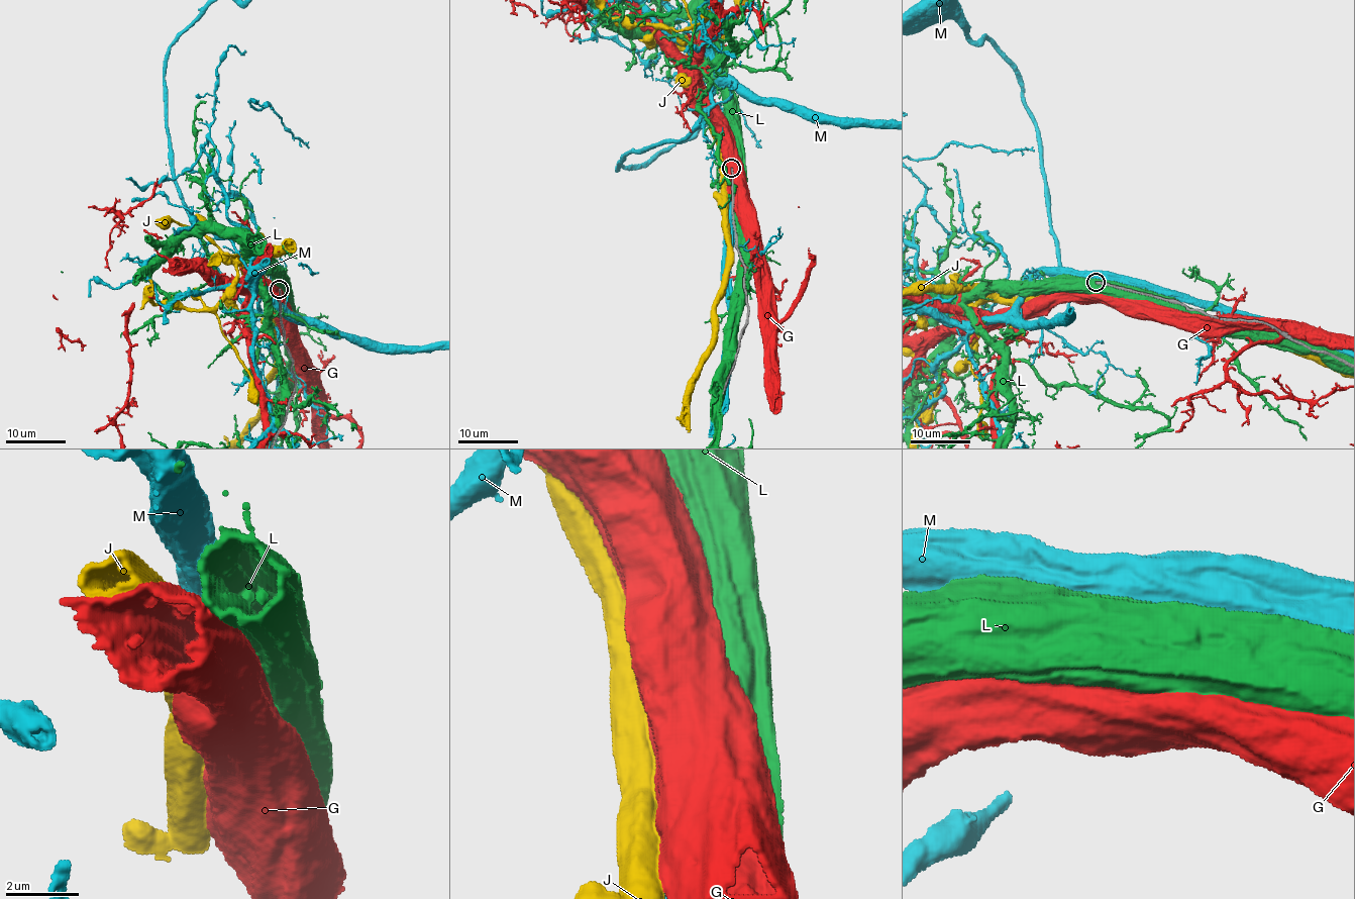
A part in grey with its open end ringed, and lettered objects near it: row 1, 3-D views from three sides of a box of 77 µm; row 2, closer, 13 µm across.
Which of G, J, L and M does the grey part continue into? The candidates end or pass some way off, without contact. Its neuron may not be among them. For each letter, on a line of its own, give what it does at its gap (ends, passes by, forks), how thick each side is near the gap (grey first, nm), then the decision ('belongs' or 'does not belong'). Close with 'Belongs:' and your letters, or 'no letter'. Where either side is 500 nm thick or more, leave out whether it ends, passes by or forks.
G: calibres 200 and 750 nm; does not belong
J: calibres 200 and 700 nm; does not belong
L: calibres 200 and 800 nm; does not belong
M: calibres 200 and 750 nm; does not belong
Belongs: no letter

